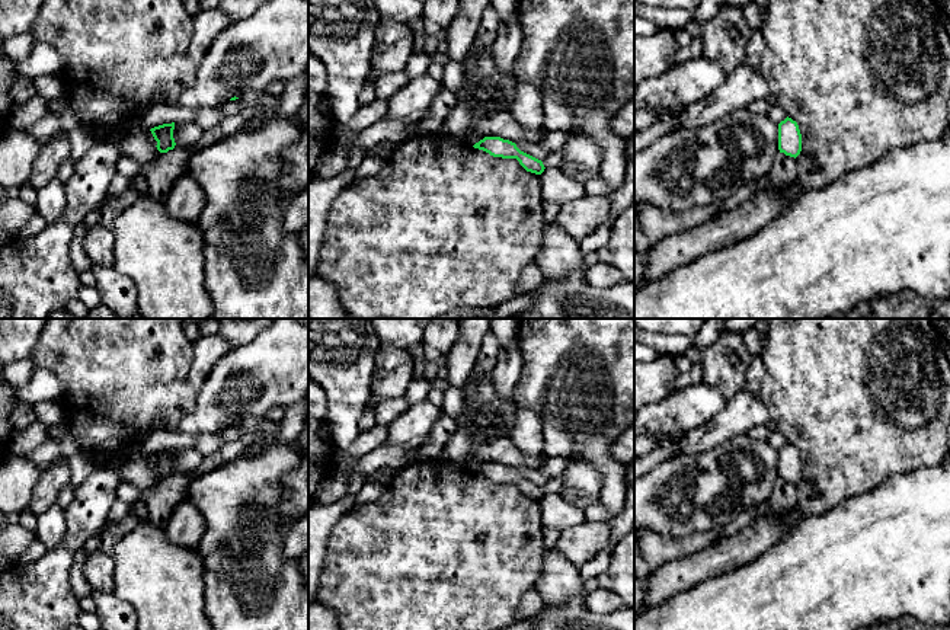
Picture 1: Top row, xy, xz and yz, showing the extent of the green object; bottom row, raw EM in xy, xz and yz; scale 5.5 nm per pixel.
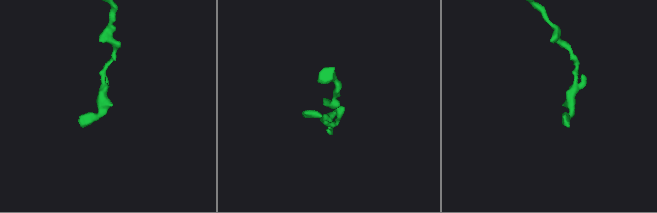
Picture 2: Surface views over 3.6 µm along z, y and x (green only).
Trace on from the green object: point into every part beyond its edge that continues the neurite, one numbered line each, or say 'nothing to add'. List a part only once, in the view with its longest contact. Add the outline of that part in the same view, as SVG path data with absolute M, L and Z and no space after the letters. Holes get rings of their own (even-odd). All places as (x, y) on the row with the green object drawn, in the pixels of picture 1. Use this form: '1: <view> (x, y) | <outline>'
nothing to add

